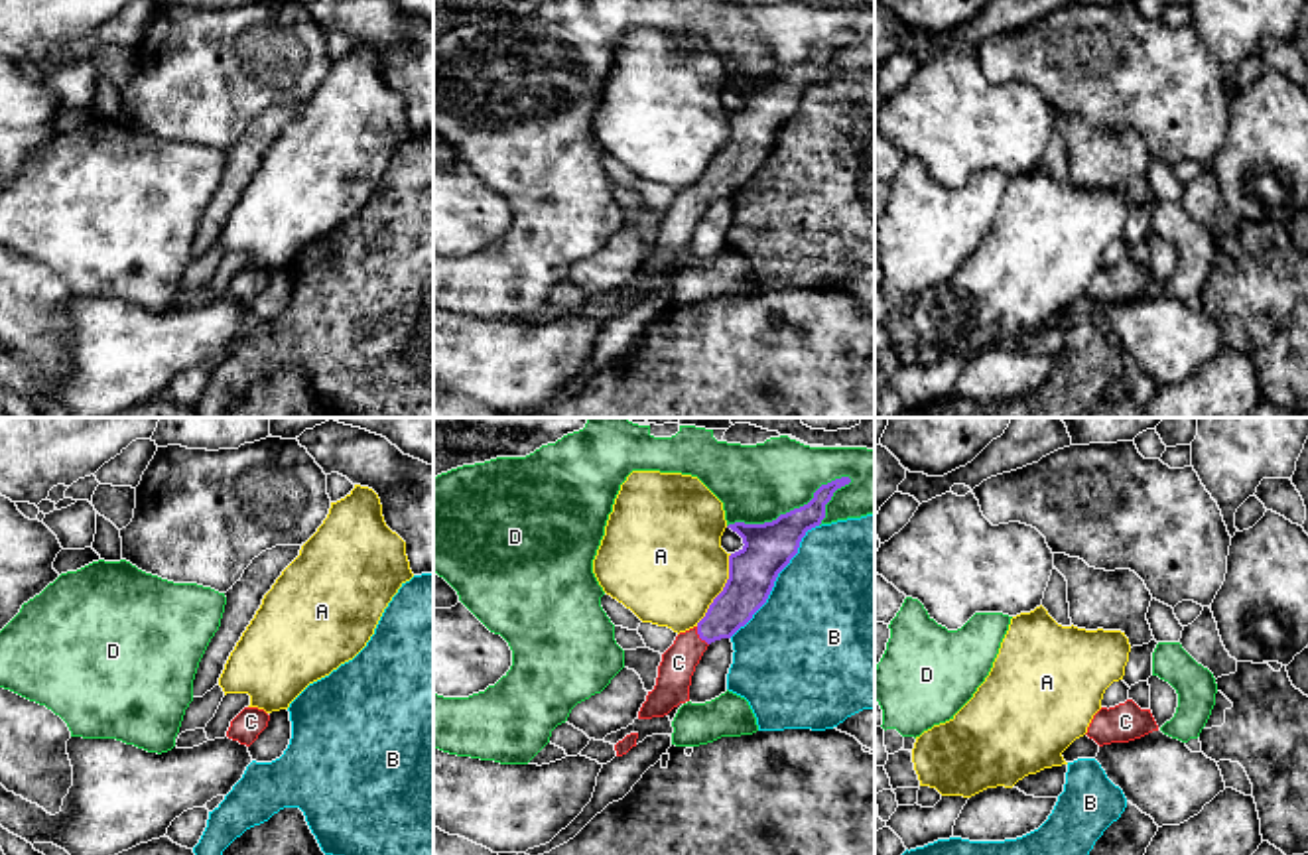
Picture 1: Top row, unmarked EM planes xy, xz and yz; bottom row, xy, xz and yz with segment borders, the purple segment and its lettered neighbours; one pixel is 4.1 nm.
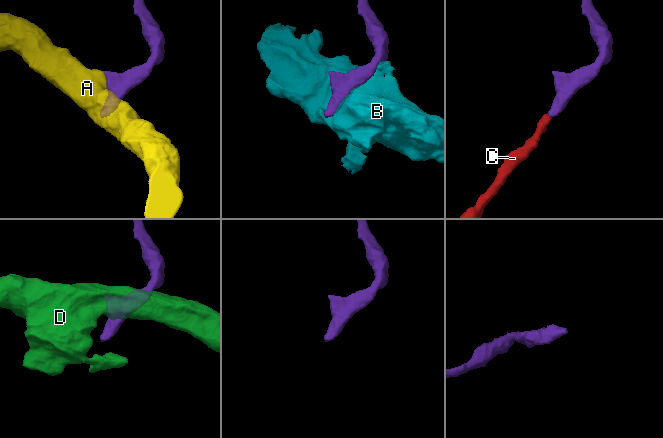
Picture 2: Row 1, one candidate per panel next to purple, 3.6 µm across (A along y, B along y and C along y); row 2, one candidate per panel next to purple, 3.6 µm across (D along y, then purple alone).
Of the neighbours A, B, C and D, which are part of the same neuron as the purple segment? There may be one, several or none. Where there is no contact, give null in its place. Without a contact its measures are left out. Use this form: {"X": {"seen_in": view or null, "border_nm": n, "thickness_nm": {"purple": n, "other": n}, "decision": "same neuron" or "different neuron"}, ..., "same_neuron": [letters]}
{"A": {"seen_in": "xz", "border_nm": 320, "thickness_nm": {"purple": 200, "other": 460}, "decision": "different neuron"}, "B": {"seen_in": "xz", "border_nm": 600, "thickness_nm": {"purple": 200, "other": 480}, "decision": "different neuron"}, "C": {"seen_in": "xz", "border_nm": 90, "thickness_nm": {"purple": 170, "other": 140}, "decision": "same neuron"}, "D": {"seen_in": "xz", "border_nm": 550, "thickness_nm": {"purple": 200, "other": 320}, "decision": "different neuron"}, "same_neuron": ["C"]}

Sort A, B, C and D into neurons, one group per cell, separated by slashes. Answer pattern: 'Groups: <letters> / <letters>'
Groups: A / B / C / D

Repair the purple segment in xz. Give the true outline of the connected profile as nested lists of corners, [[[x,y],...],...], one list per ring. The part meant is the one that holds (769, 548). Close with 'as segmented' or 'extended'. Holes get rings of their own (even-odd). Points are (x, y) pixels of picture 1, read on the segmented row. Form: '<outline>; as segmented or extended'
[[[841,477],[821,485],[808,504],[772,522],[727,526],[743,538],[745,546],[729,556],[729,579],[705,617],[693,628],[680,632],[662,654],[656,686],[648,691],[638,719],[664,717],[689,701],[691,676],[707,646],[731,638],[766,603],[778,573],[798,554],[806,532],[821,524],[825,504],[849,483],[849,477]]]; extended

